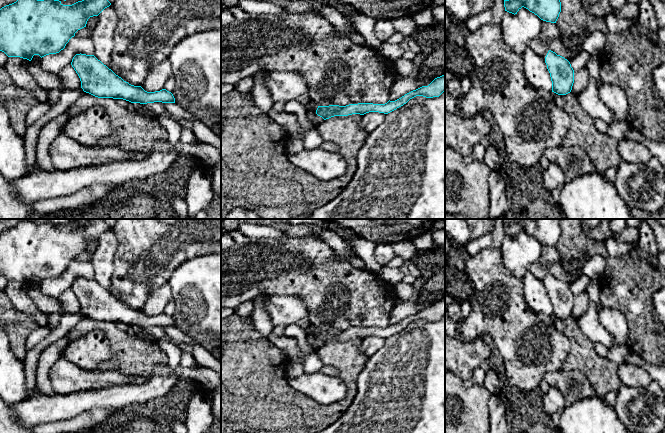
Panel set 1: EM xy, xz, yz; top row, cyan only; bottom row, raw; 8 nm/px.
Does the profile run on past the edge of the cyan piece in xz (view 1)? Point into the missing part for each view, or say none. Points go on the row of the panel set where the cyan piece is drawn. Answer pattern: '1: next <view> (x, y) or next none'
1: next none

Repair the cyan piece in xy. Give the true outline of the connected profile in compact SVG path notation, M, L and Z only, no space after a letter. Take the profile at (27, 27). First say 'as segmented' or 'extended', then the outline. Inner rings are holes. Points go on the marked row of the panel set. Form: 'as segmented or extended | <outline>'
as segmented | M17 0L0 9L0 51L8 57L32 60L34 55L41 58L63 50L75 33L86 27L90 17L98 16L111 3L108 0L82 0L72 5L63 5L59 0Z

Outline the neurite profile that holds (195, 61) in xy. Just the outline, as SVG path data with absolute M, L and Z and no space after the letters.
M221 29L194 33L172 49L168 60L175 78L175 103L200 115L208 110L213 119L221 114Z

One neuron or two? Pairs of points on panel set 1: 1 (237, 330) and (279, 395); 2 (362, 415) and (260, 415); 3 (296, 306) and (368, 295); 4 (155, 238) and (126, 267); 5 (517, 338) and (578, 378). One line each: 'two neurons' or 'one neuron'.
1: one neuron
2: two neurons
3: two neurons
4: one neuron
5: two neurons

